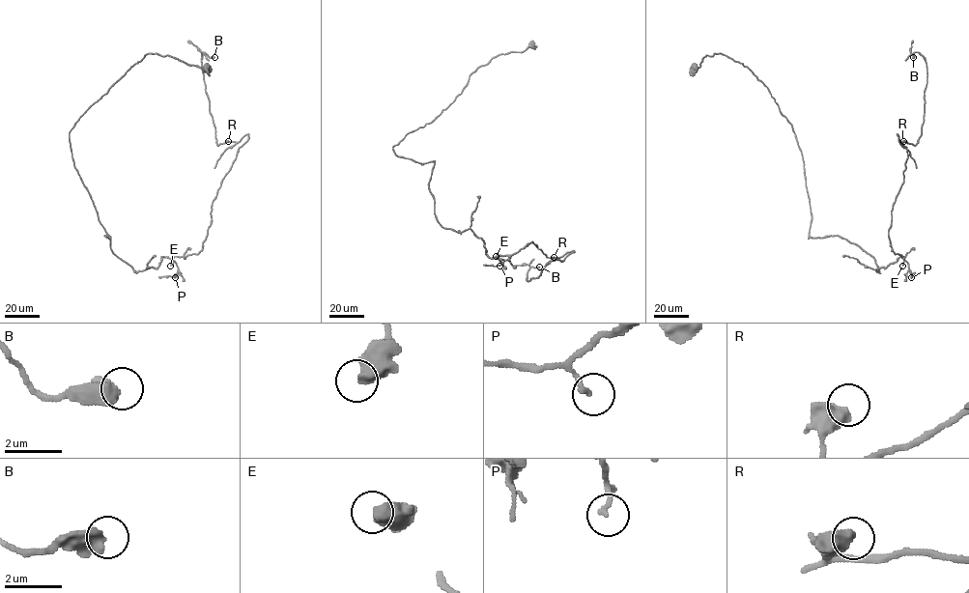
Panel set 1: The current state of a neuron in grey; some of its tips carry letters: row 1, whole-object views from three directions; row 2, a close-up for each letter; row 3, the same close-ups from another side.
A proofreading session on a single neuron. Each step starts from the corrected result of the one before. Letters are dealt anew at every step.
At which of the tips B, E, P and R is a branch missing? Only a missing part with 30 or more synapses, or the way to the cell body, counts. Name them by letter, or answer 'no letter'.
no letter

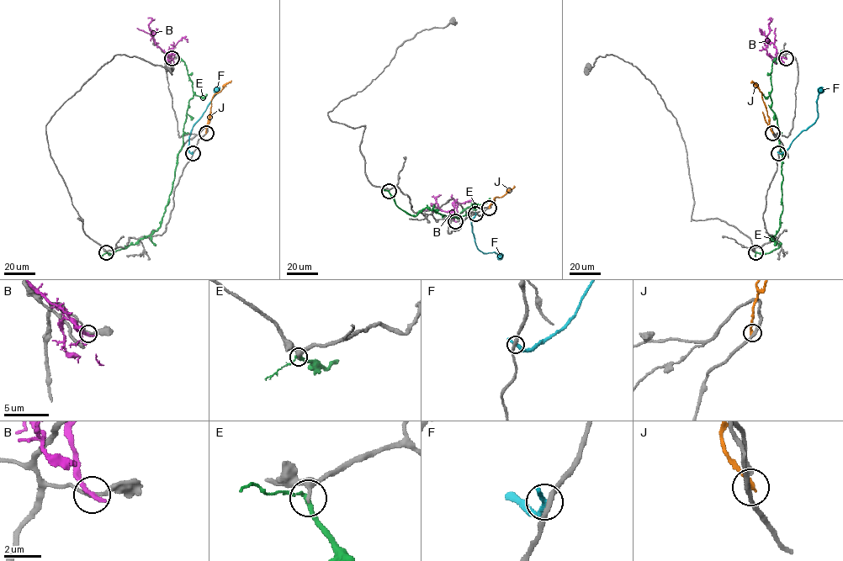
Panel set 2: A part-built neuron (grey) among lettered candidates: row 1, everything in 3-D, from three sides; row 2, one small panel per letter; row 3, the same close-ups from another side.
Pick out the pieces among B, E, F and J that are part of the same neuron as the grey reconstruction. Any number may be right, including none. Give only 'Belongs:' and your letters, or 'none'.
Belongs: none

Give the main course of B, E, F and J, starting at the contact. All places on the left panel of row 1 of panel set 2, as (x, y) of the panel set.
B: (172, 58), (154, 41), (149, 26), (151, 18), (148, 18)
E: (106, 252), (151, 235), (160, 226), (168, 203), (193, 93), (185, 63), (173, 50)
F: (193, 153), (188, 150), (191, 130), (219, 87)
J: (206, 133), (212, 97), (231, 81)

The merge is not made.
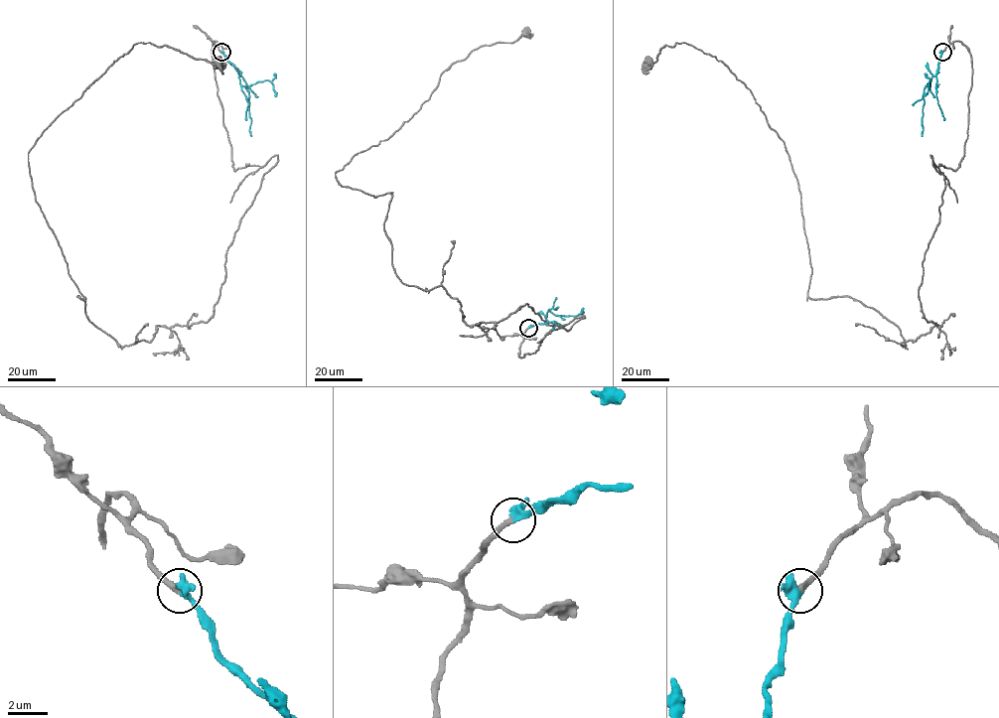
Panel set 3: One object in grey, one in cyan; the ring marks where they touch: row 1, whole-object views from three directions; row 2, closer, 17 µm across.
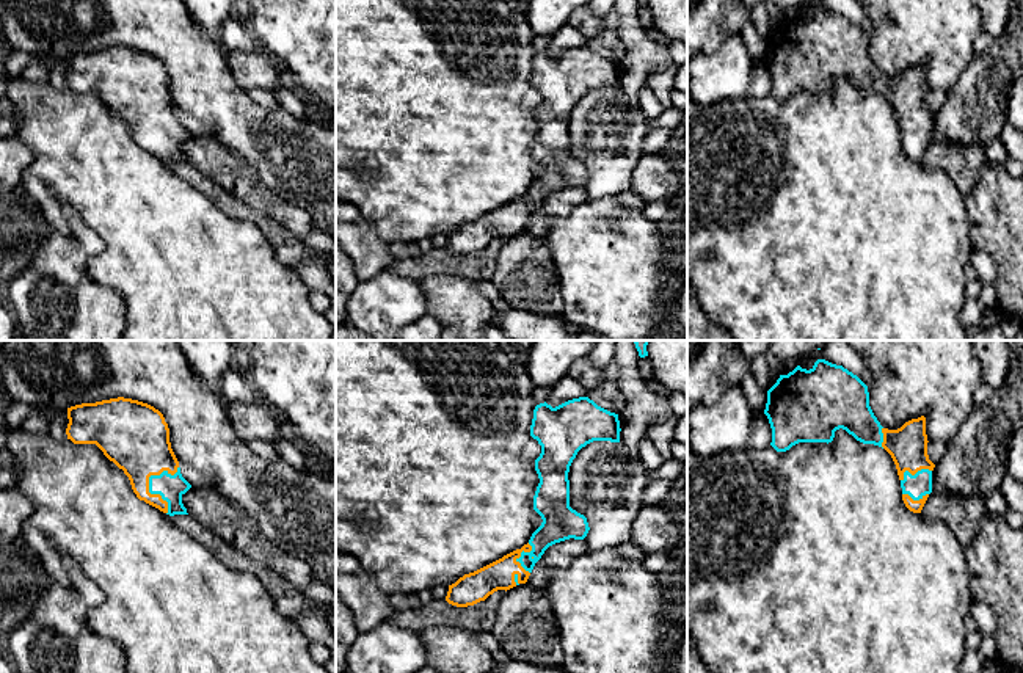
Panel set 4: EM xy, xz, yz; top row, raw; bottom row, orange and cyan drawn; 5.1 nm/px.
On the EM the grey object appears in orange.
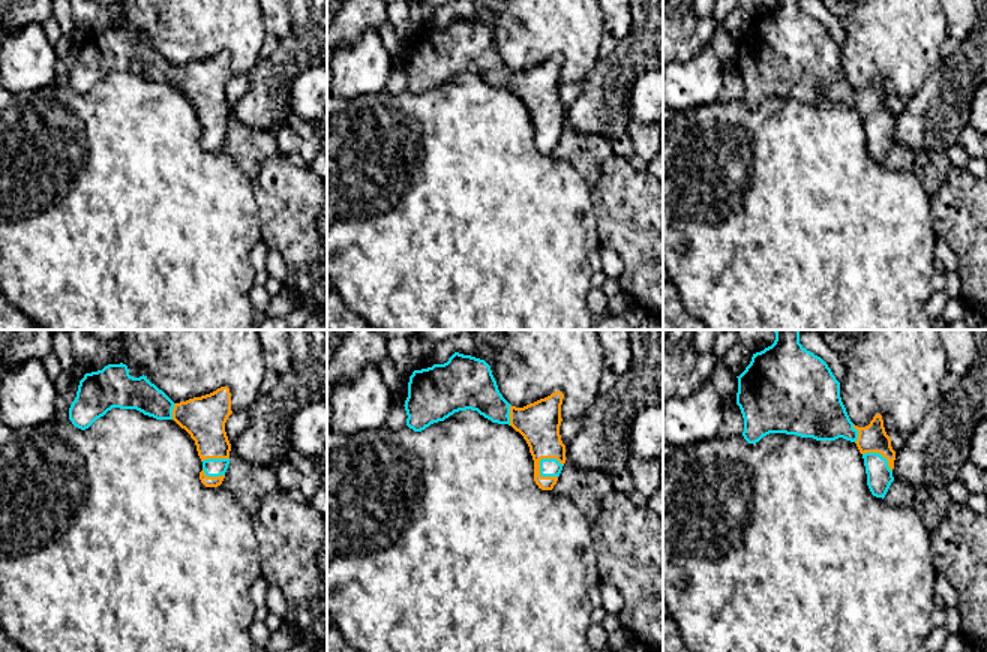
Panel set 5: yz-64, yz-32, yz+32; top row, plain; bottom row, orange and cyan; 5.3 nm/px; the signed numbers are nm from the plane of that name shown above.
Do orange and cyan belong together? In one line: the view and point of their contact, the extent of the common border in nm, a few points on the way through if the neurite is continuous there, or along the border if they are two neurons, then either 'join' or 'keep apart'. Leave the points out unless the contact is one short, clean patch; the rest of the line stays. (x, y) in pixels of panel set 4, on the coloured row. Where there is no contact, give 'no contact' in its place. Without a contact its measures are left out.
contact xy (148, 483); length 260 nm; join

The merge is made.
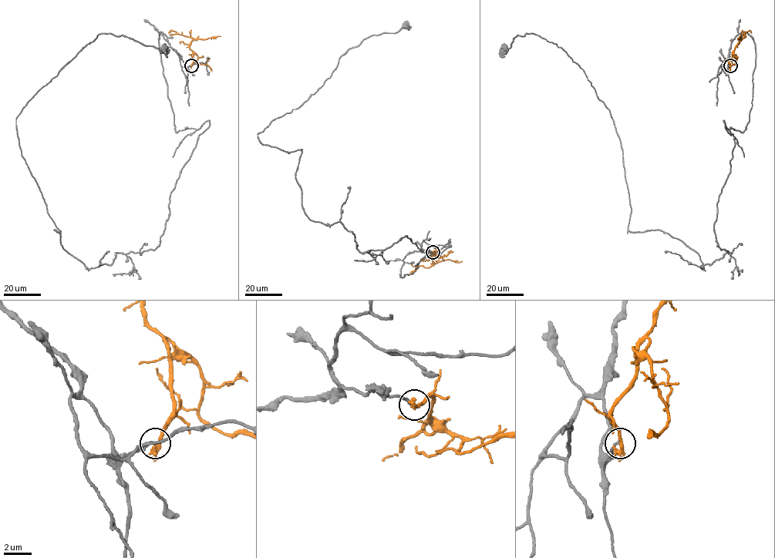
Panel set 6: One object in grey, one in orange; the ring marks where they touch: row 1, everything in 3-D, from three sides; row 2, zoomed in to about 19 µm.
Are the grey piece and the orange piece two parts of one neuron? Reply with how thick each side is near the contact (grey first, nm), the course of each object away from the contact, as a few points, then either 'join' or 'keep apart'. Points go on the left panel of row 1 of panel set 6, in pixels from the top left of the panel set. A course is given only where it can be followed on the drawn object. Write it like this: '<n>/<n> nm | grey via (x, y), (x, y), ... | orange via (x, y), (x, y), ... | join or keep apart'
200/420 nm | grey via (191, 65), (160, 32), (175, 130), (210, 123), (160, 244), (88, 269), (16, 118), (99, 34), (164, 49) | orange via (191, 65), (193, 57), (190, 45), (193, 38), (173, 31), (168, 33) | keep apart

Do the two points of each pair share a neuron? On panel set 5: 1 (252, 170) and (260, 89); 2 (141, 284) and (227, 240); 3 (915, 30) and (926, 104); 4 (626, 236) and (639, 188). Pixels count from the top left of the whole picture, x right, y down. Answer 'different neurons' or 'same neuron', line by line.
1: different neurons
2: same neuron
3: different neurons
4: same neuron

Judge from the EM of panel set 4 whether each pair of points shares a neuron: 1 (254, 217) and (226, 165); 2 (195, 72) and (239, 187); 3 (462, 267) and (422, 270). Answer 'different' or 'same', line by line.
1: different
2: different
3: same

